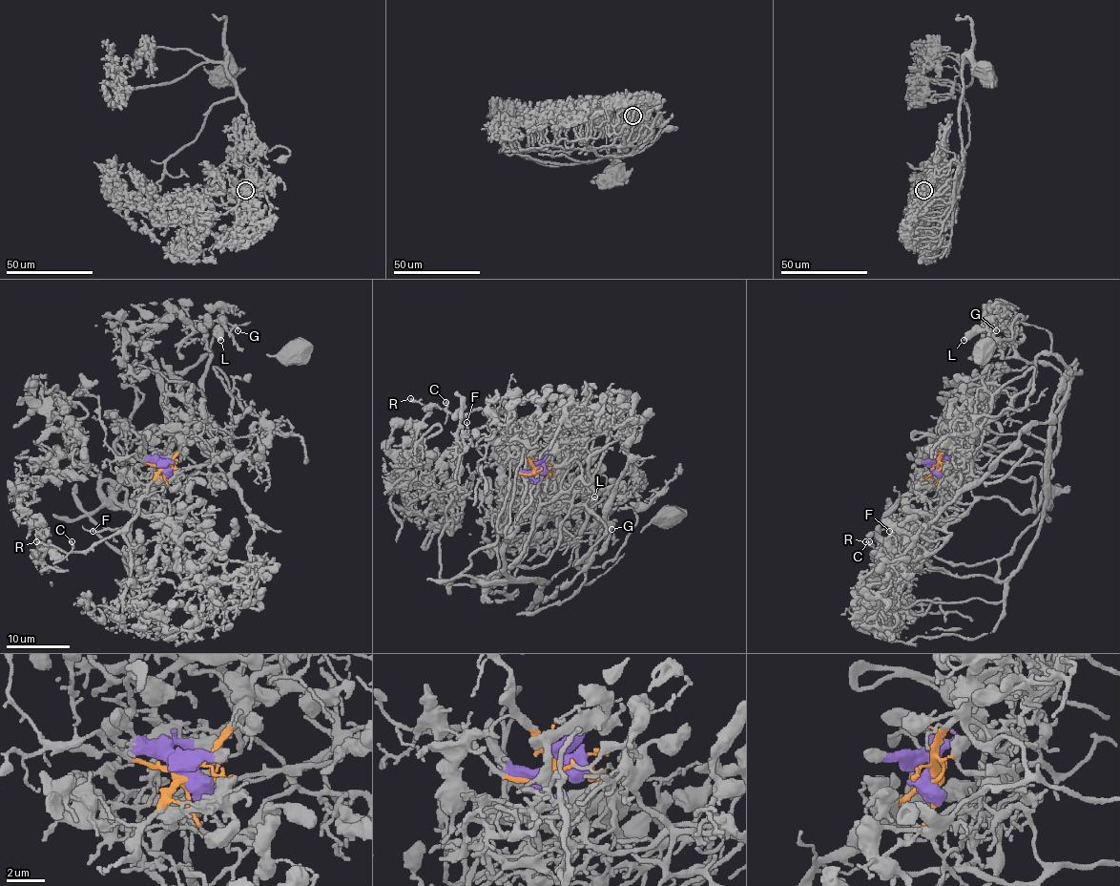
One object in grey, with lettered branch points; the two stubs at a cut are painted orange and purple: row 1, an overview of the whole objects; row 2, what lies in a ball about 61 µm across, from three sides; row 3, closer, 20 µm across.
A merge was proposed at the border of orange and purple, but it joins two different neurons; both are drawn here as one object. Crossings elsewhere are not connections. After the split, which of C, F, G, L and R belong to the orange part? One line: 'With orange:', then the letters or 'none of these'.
With orange: C, F, R

